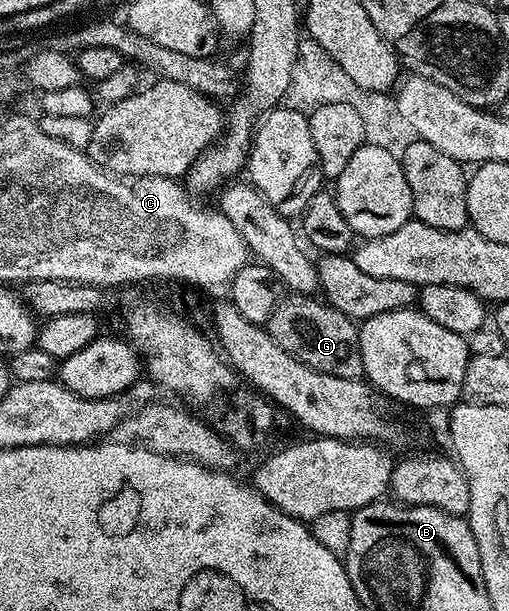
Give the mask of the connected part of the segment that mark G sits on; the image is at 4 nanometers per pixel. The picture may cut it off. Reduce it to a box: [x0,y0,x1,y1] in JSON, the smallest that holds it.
[266,293,364,379]

